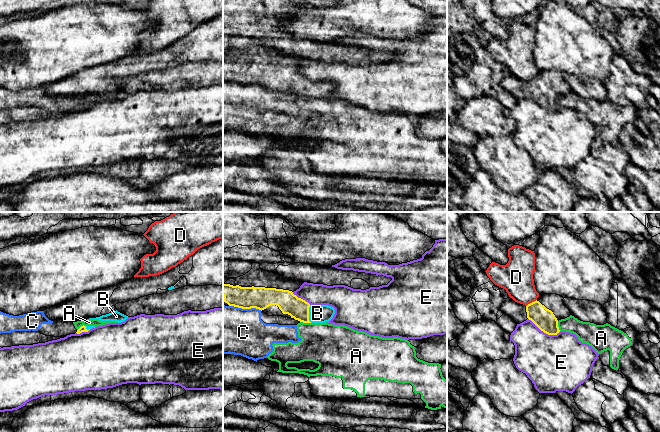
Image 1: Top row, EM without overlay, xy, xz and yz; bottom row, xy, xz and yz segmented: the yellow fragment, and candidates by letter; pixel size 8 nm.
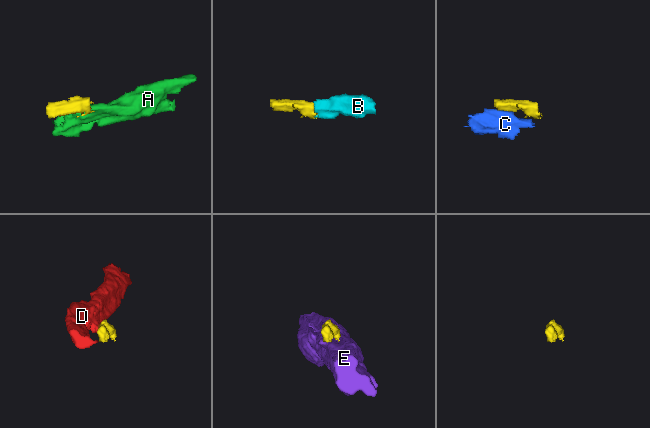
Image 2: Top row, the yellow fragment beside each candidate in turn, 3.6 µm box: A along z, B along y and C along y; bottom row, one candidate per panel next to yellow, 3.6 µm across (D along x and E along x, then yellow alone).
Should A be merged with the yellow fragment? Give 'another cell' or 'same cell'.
another cell

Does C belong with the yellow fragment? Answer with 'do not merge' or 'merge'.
do not merge

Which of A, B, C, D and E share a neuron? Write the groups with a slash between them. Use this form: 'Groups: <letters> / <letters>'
Groups: A C / B / D / E

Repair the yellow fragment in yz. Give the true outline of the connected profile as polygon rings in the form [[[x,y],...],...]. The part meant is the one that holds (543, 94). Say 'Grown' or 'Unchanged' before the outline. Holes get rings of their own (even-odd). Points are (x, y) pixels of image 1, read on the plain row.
Grown. [[[556,70],[539,71],[536,77],[526,82],[527,94],[548,111],[557,111],[558,97],[571,91],[563,73]]]

